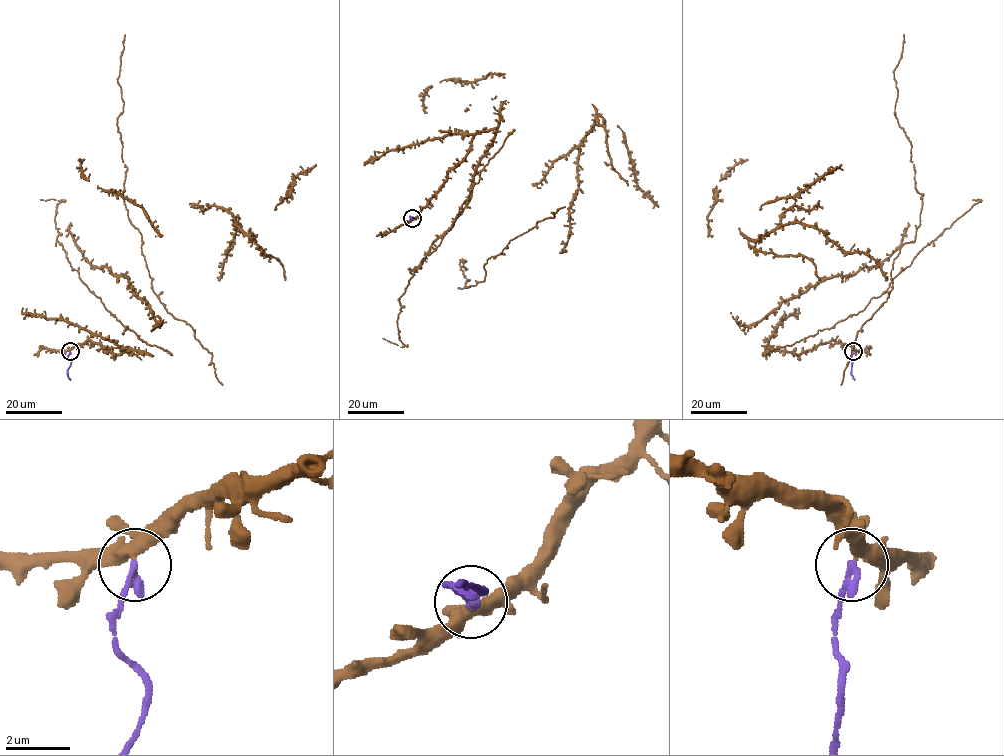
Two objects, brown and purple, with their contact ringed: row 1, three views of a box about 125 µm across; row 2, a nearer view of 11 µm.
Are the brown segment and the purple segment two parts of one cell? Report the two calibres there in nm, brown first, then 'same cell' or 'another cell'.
calibres 320 and 260 nm; another cell

